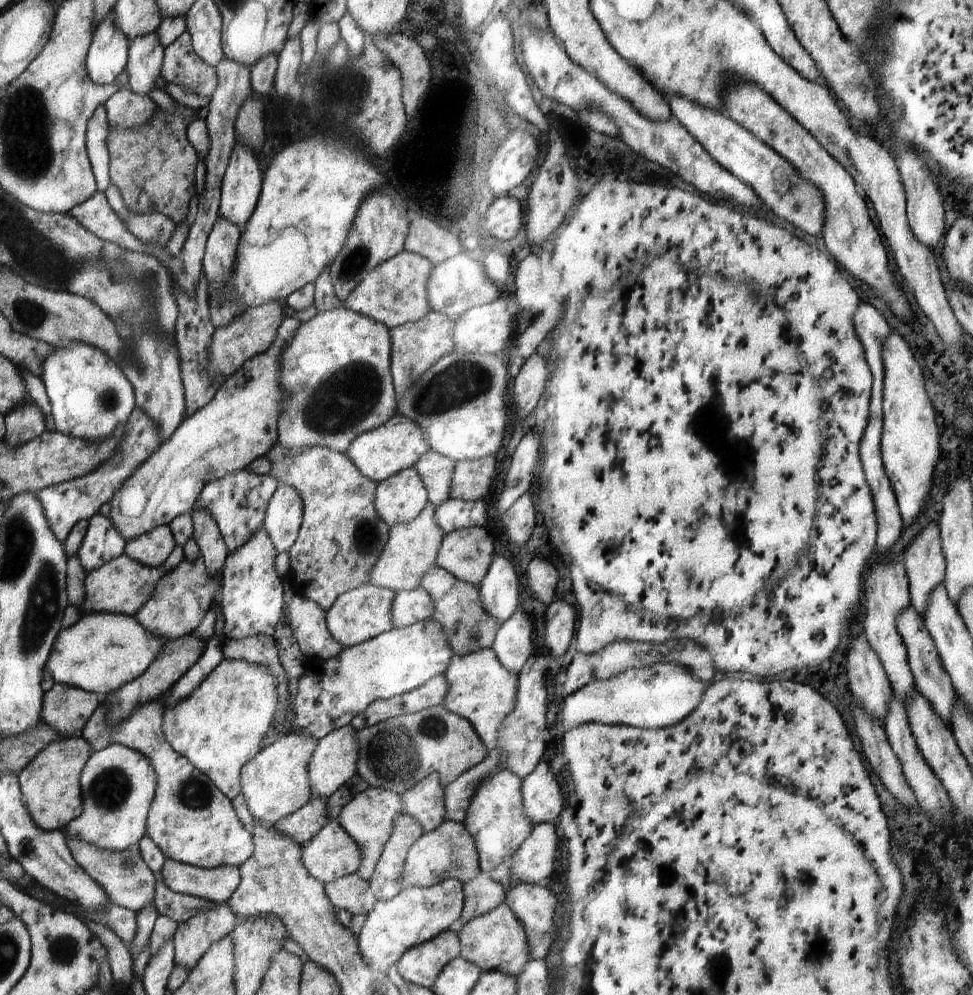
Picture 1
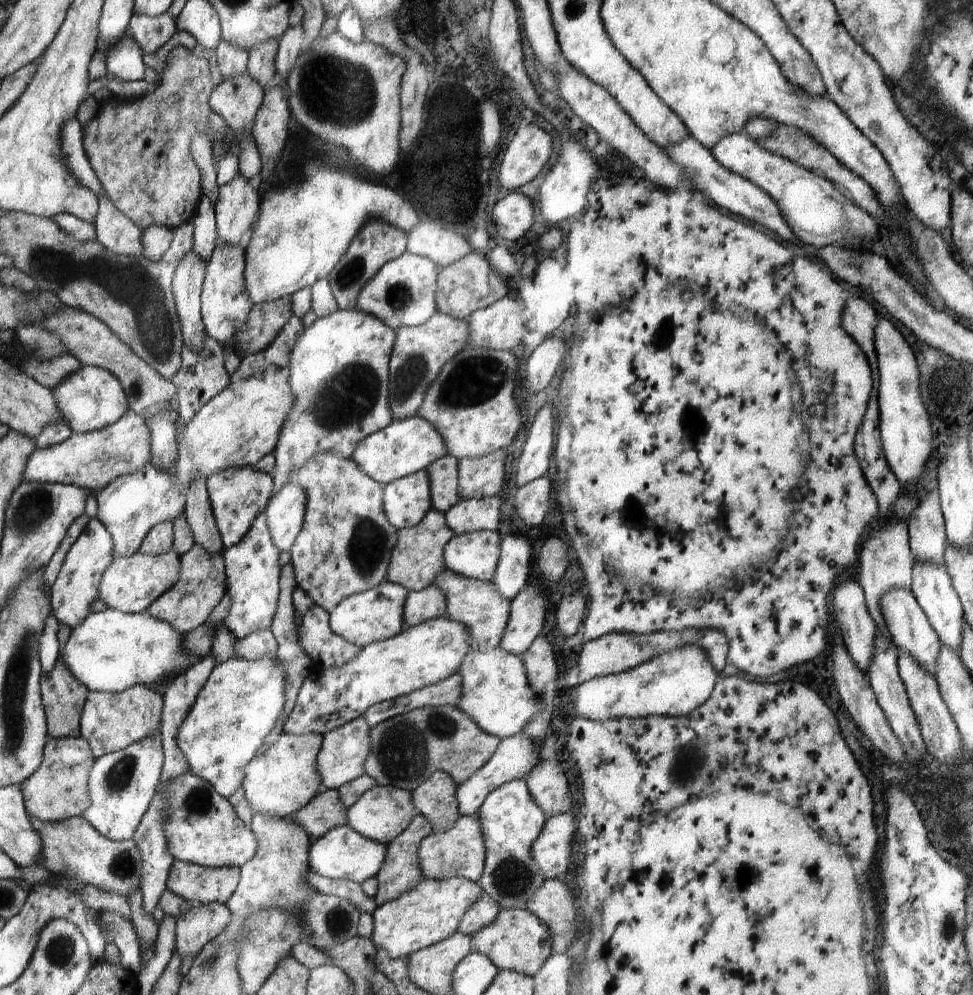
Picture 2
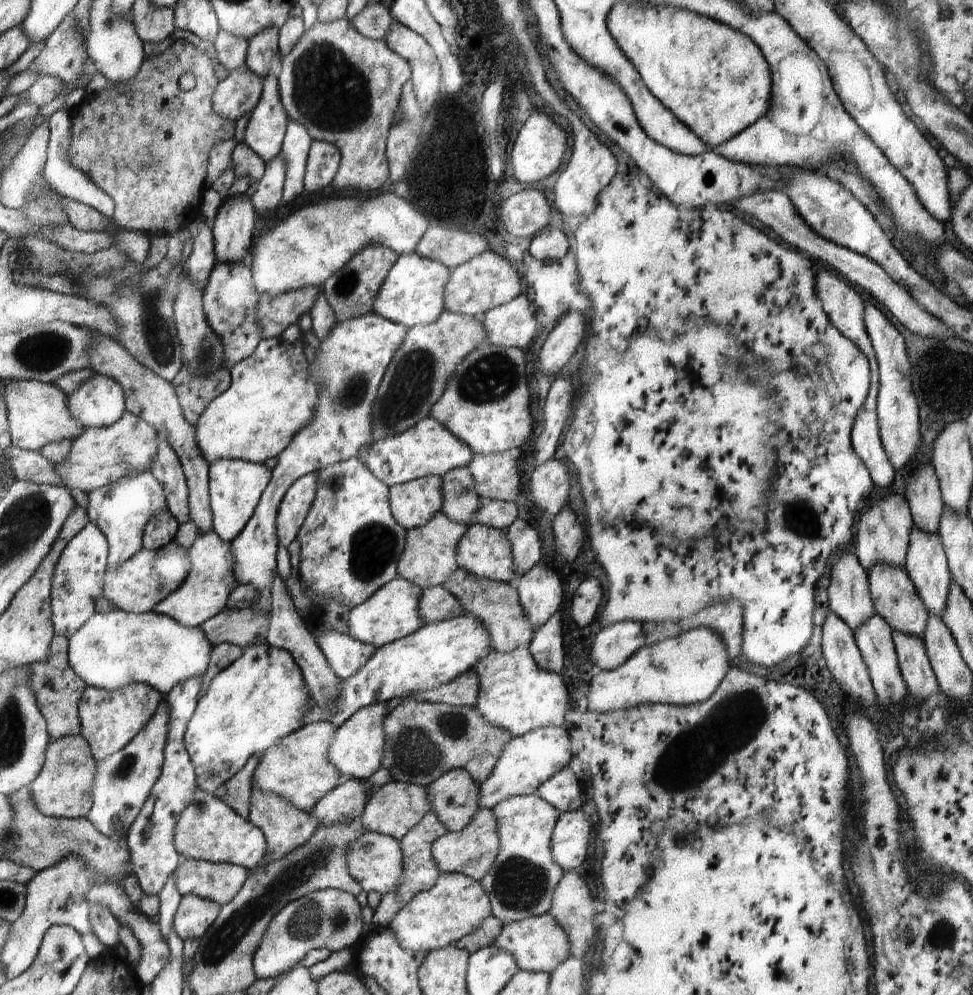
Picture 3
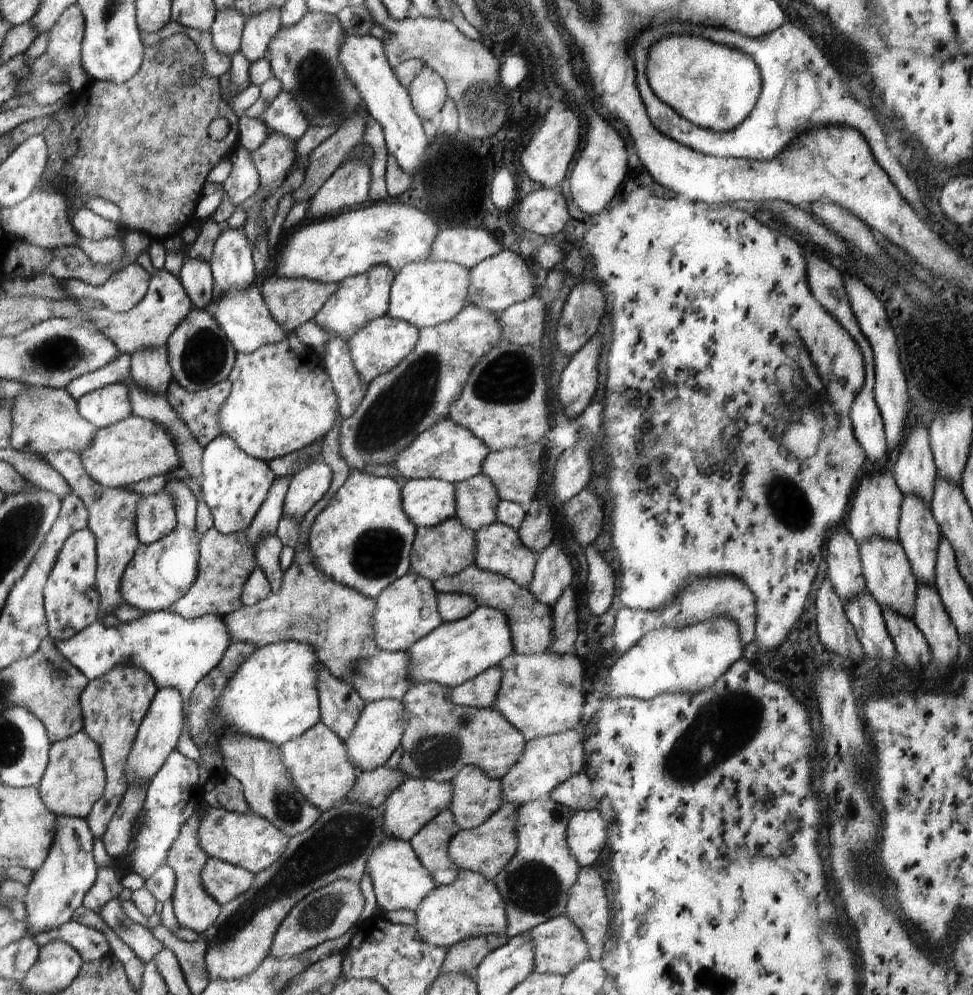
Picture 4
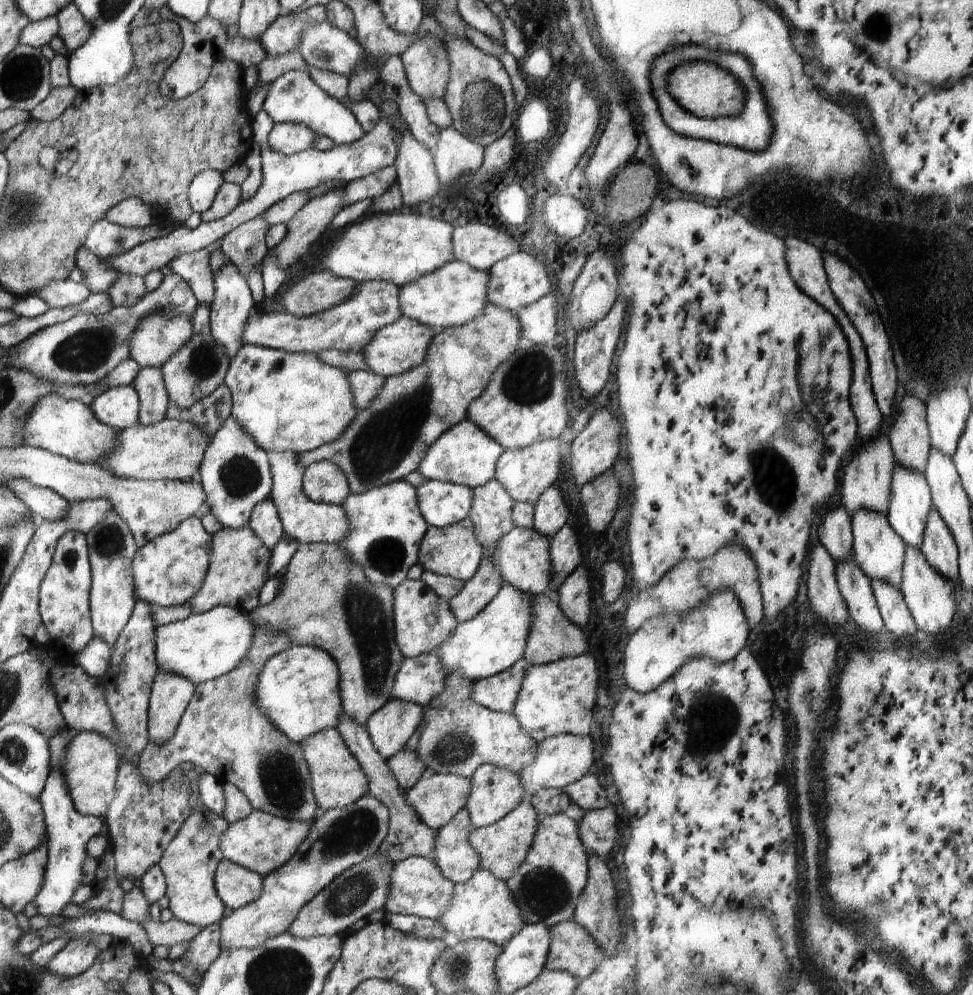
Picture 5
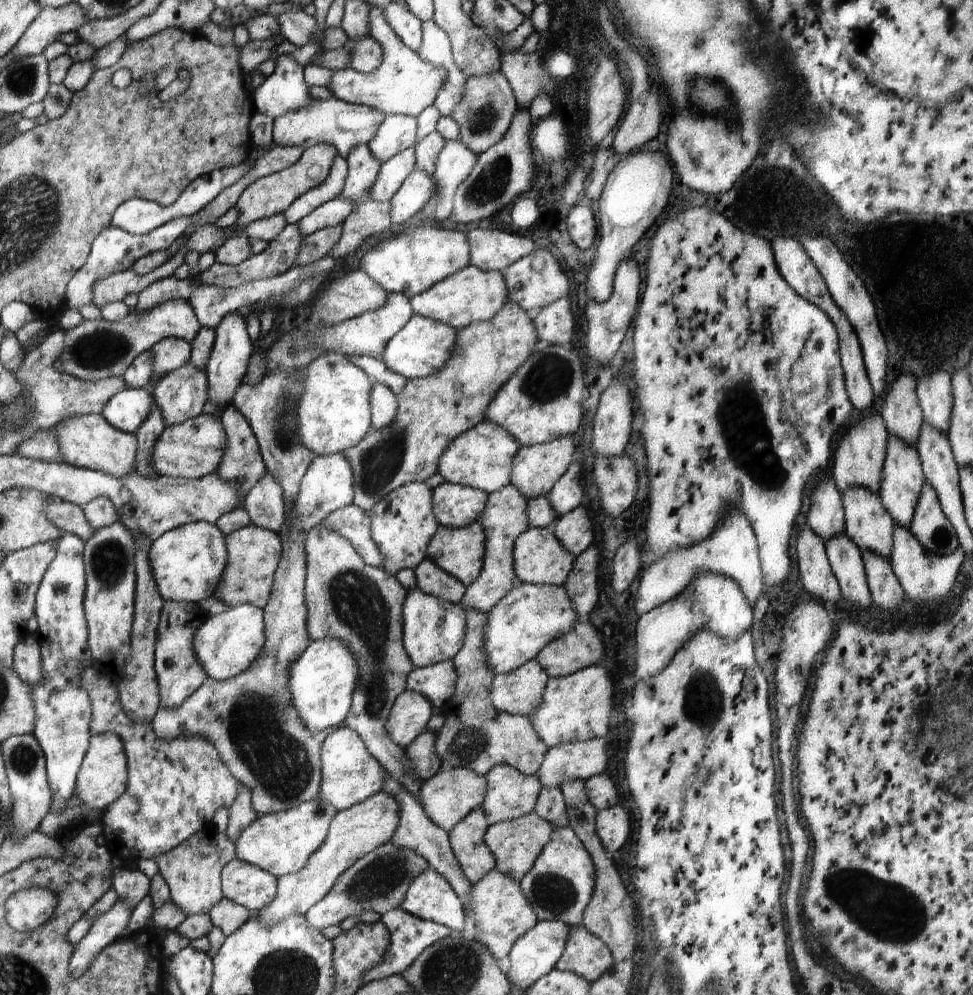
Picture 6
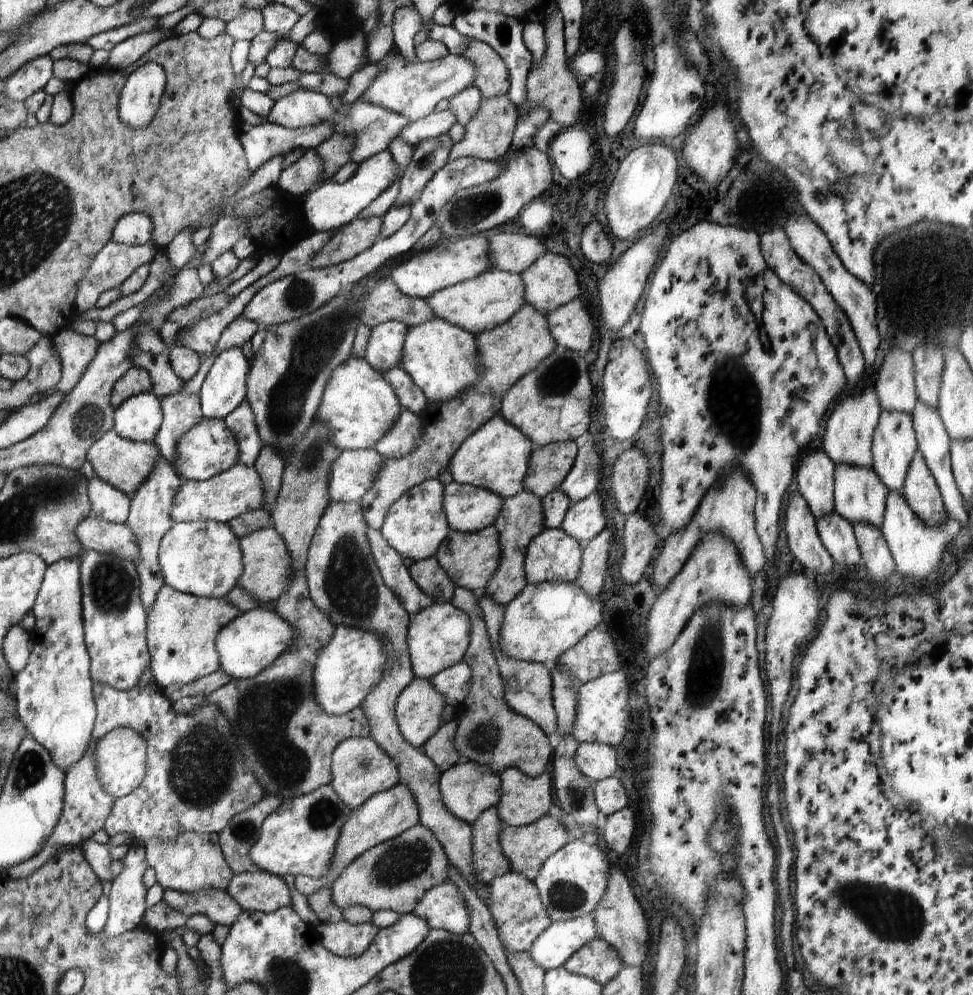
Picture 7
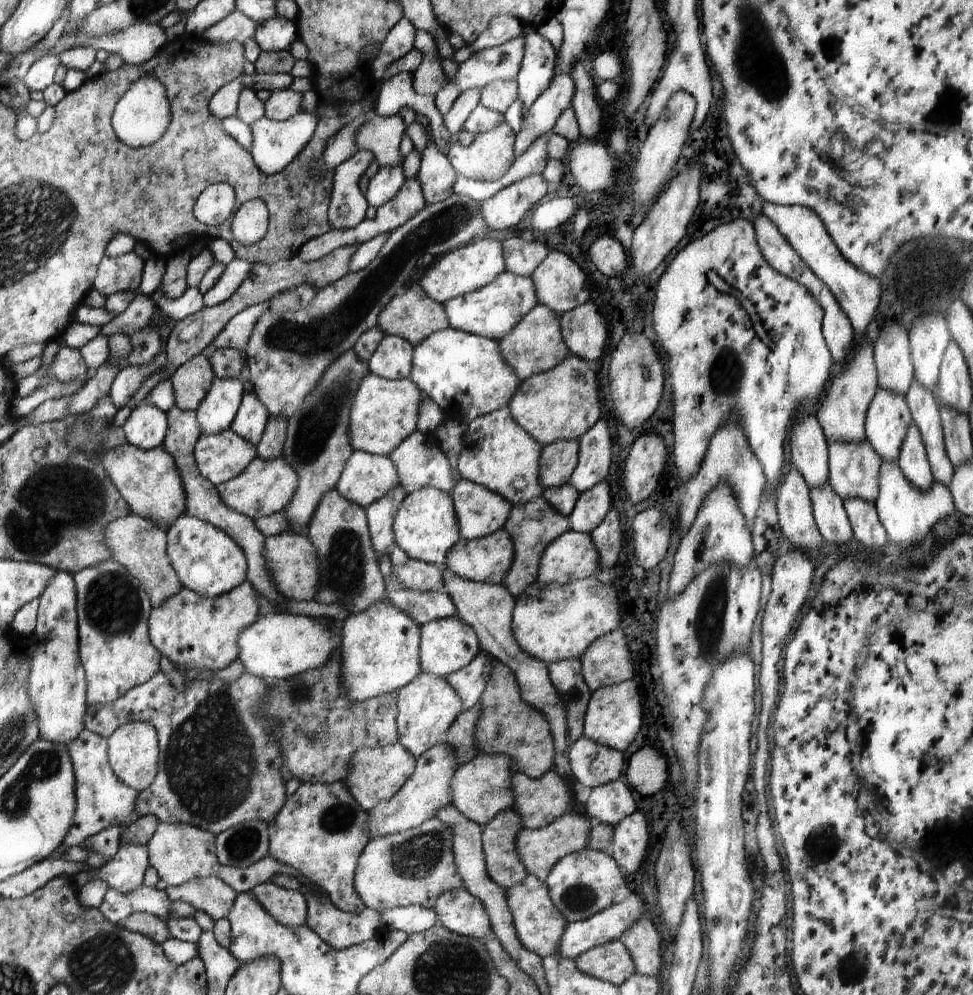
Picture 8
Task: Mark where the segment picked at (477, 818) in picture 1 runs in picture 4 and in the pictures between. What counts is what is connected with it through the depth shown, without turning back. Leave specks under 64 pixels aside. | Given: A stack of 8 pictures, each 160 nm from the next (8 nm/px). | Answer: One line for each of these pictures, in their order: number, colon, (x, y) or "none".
2: (511, 821)
3: (522, 882)
4: (535, 886)

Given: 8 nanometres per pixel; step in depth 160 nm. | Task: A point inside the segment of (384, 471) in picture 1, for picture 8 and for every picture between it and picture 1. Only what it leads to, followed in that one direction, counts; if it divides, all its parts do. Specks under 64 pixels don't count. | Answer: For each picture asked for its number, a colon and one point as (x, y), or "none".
2: (406, 446)
3: (430, 448)
4: (448, 452)
5: (466, 455)
6: (482, 458)
7: (497, 456)
8: (498, 453)

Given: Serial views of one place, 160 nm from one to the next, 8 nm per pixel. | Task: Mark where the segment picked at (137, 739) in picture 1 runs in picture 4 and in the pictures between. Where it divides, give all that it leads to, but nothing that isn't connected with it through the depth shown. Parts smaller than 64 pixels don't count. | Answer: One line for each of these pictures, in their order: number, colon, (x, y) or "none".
2: (202, 827)
3: (209, 830)
4: (113, 707)

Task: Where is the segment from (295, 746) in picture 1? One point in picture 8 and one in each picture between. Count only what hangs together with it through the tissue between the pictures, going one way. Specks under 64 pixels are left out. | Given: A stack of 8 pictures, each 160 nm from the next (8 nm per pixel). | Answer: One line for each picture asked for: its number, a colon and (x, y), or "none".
2: (285, 778)
3: (299, 769)
4: (318, 763)
5: (337, 777)
6: (350, 774)
7: (360, 768)
8: (376, 773)

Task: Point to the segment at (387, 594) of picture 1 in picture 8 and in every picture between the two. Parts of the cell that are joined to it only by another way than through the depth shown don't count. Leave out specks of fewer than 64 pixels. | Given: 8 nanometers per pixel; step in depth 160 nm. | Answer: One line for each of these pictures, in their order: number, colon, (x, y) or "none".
2: (377, 614)
3: (393, 612)
4: (405, 612)
5: (423, 620)
6: (434, 630)
7: (438, 637)
8: (449, 644)

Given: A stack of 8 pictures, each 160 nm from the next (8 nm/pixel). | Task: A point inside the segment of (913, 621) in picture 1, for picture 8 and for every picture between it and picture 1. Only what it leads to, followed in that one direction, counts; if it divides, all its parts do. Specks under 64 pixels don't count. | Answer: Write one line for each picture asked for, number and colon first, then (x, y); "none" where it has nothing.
2: (911, 632)
3: (895, 597)
4: (890, 581)
5: (879, 551)
6: (869, 525)
7: (859, 495)
8: (854, 468)

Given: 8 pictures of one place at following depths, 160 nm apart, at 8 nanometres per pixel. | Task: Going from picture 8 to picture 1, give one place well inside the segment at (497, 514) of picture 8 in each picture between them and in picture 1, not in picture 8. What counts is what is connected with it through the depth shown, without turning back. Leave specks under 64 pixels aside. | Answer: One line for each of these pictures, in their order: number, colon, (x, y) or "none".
1: (399, 499)
2: (406, 502)
3: (415, 503)
4: (427, 502)
5: (443, 504)
6: (455, 506)
7: (469, 509)

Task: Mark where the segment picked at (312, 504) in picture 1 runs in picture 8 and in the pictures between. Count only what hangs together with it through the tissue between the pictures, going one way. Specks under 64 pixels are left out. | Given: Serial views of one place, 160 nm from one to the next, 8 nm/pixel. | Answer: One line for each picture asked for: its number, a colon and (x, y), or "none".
2: (345, 547)
3: (350, 544)
4: (363, 539)
5: (387, 528)
6: (403, 523)
7: (415, 526)
8: (426, 528)

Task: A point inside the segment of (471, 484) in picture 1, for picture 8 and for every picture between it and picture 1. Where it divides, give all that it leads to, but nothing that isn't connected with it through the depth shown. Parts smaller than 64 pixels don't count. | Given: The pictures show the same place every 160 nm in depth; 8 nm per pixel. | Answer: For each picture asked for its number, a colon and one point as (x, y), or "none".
2: (482, 477)
3: (496, 476)
4: (515, 472)
5: (525, 472)
6: (537, 468)
7: (549, 465)
8: (559, 460)

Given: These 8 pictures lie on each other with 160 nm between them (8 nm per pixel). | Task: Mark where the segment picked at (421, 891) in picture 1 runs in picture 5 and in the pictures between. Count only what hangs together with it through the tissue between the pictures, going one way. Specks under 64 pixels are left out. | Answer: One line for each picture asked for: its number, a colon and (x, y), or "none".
2: (430, 913)
3: (457, 906)
4: (471, 906)
5: (484, 908)

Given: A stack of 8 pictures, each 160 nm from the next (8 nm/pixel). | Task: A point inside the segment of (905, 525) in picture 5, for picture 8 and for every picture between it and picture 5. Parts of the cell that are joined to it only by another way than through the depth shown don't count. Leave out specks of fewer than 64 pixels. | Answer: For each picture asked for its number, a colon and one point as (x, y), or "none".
6: (902, 480)
7: (894, 442)
8: (888, 418)

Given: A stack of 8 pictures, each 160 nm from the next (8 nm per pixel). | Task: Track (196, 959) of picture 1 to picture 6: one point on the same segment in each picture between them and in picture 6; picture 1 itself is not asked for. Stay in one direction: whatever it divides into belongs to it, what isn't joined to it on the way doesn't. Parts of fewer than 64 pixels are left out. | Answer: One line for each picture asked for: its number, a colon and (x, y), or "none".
2: (199, 926)
3: (195, 916)
4: (194, 908)
5: (189, 864)
6: (193, 871)

